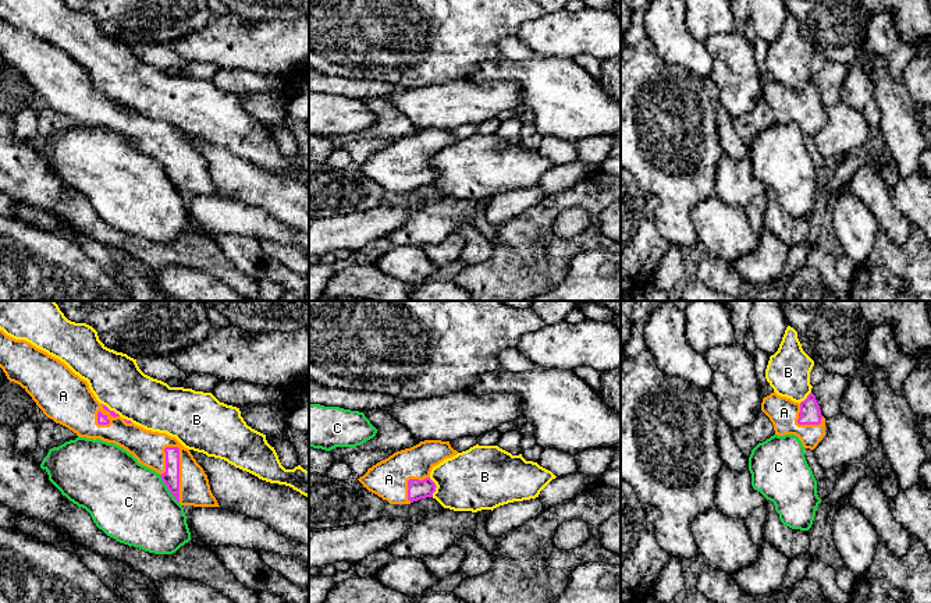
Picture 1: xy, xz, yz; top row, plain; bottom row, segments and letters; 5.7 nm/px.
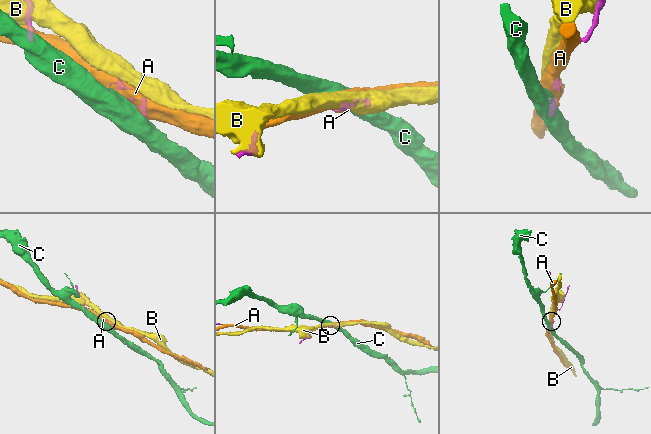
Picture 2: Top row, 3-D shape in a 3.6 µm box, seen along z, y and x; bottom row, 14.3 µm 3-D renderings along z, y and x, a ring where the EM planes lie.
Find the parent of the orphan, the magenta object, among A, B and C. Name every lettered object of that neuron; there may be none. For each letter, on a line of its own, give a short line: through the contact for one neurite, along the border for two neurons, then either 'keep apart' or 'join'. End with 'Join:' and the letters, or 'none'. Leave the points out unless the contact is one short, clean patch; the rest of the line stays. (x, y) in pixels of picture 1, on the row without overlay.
A: join
B: keep apart
C: line xy (159, 163), (178, 191); keep apart
Join: A

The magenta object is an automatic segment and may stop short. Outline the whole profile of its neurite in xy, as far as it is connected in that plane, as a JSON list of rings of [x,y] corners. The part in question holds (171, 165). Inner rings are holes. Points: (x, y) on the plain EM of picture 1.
[[[0,18],[0,56],[7,67],[19,72],[43,102],[56,111],[68,116],[79,125],[114,131],[132,142],[139,152],[156,159],[181,194],[220,195],[210,178],[207,163],[188,136],[175,125],[146,118],[110,99],[96,88],[88,70],[75,63],[60,47]]]

